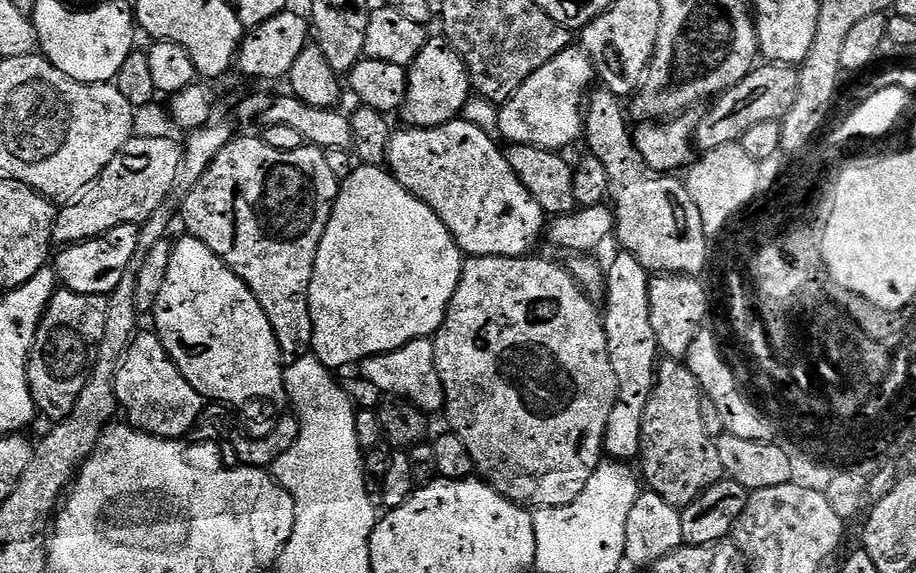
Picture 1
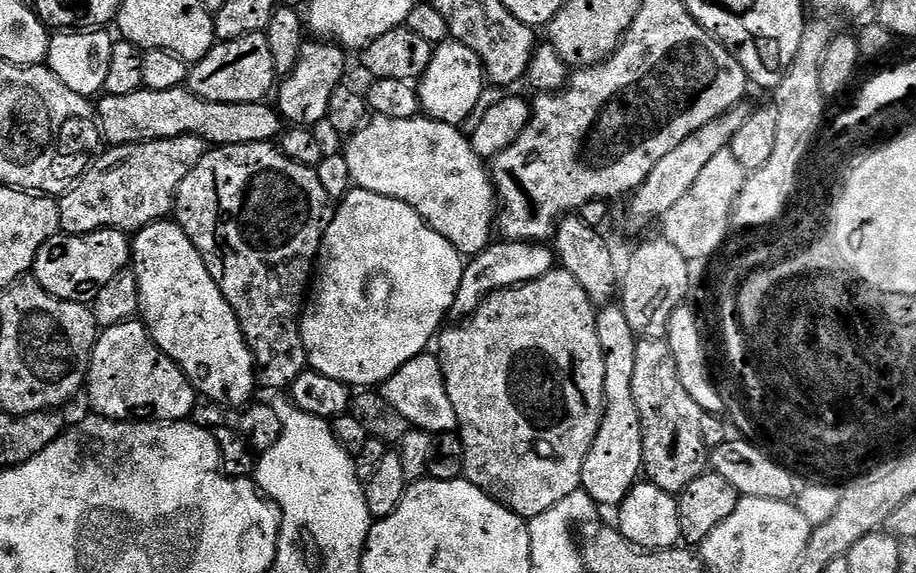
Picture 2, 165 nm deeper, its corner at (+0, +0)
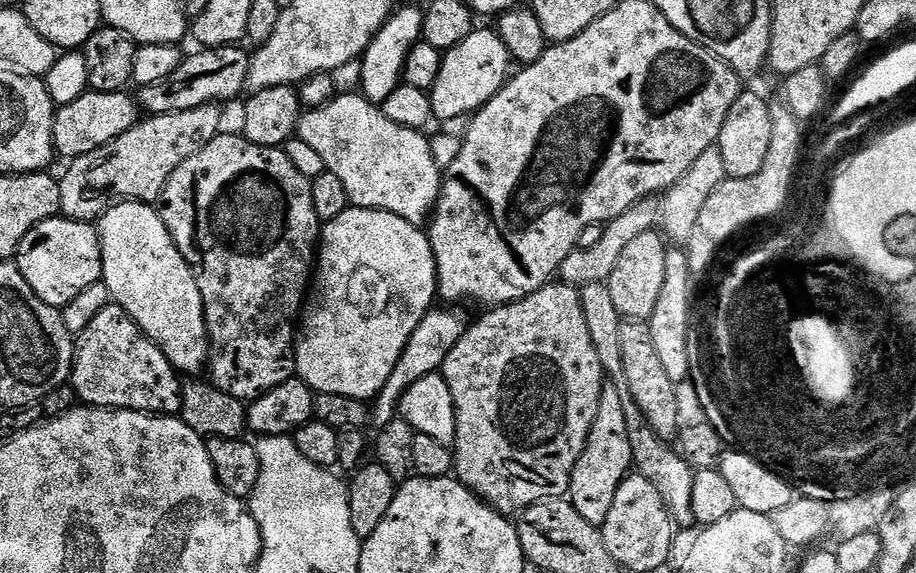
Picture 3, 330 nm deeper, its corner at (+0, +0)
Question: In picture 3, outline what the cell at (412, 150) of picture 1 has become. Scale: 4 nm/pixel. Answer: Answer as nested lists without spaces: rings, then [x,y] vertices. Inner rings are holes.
[[[340,94],[325,108],[305,111],[298,129],[298,139],[311,146],[324,161],[327,171],[334,173],[342,186],[346,186],[351,207],[398,214],[398,218],[406,218],[406,222],[417,226],[423,225],[433,215],[436,203],[440,201],[442,183],[442,169],[432,153],[432,141],[424,135],[423,131],[415,132],[406,126],[398,126],[398,122],[390,122],[383,107],[373,104],[363,94]]]

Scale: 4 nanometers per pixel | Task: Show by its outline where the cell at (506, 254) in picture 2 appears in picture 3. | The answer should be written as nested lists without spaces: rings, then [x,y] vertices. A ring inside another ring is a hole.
[[[436,306],[428,312],[422,322],[418,322],[418,330],[410,334],[410,342],[406,344],[406,350],[402,352],[402,358],[398,366],[394,366],[394,374],[382,386],[380,393],[374,397],[374,403],[370,408],[370,420],[377,429],[386,427],[392,420],[397,419],[400,399],[418,382],[418,378],[426,378],[430,374],[440,372],[443,369],[446,358],[450,358],[450,350],[458,346],[466,327],[466,319],[460,312],[451,312],[451,307]],[[444,307],[444,308],[440,308]],[[376,404],[376,405],[375,405]]]

